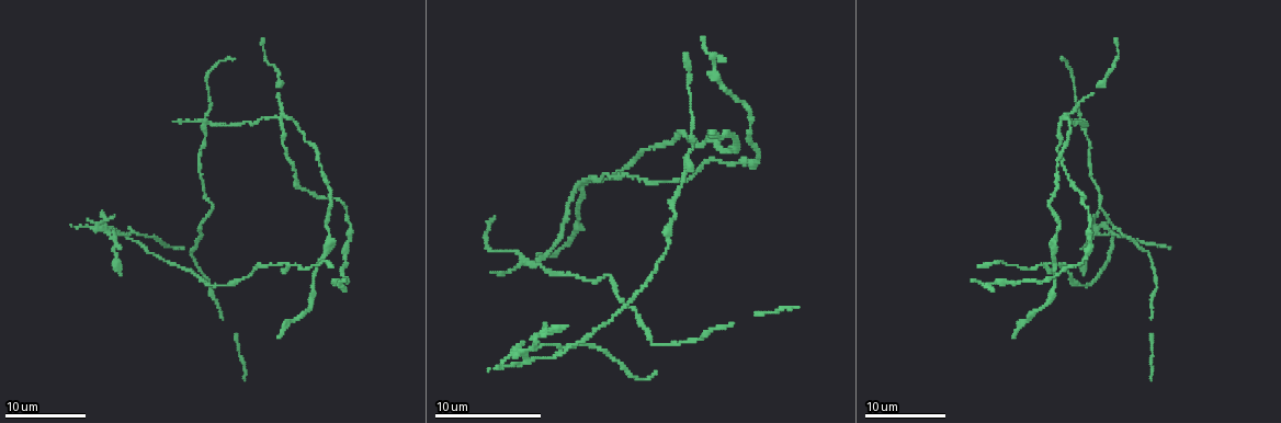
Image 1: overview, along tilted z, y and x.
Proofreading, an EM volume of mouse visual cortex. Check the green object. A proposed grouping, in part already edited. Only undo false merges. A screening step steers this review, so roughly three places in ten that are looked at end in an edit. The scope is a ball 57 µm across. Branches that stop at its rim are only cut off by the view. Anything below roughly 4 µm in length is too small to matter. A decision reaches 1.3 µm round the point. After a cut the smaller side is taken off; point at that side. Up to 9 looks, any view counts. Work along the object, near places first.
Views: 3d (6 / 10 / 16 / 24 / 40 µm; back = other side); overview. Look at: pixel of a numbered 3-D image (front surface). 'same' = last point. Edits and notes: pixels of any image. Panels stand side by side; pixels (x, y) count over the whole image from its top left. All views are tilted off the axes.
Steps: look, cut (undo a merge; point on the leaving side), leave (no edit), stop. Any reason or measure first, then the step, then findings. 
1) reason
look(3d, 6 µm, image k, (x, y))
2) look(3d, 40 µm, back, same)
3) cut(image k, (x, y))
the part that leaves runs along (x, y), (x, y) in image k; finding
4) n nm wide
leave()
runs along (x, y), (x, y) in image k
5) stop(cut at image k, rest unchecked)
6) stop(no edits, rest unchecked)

four-way junction
look(3d, 16 µm, image 1, (579, 186))

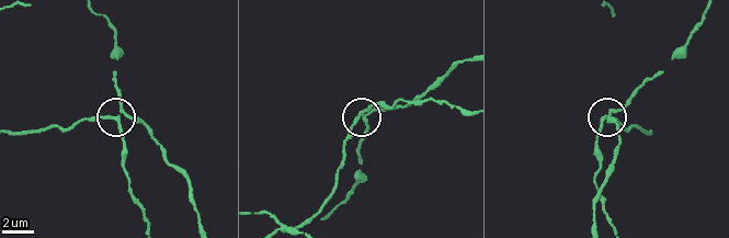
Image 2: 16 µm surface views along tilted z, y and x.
side arm 38 µm
cut(image 2, (144, 124))
the part that leaves runs along (126, 114), (145, 125), (166, 161), (183, 177), (198, 219) in image 2; two cells meet here

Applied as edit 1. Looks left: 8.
four or more arms meet
look(3d, 10 µm, image 1, (205, 124))

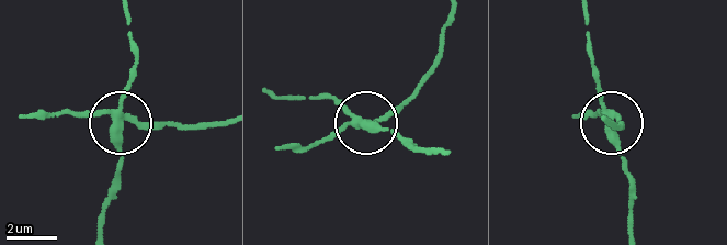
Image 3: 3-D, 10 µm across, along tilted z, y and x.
look(3d, 6 µm, image 3, (116, 123))

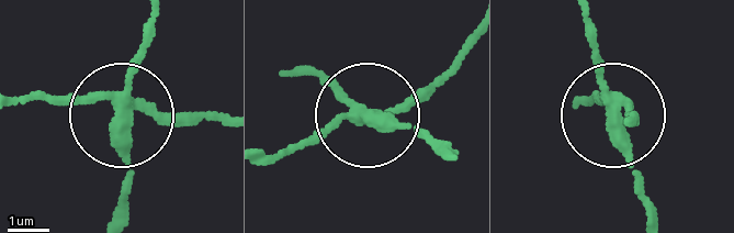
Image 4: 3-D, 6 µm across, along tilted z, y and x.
300 nm wide
cut(image 4, (143, 45))
a second cell is stuck on

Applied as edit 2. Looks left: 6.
look(overview)

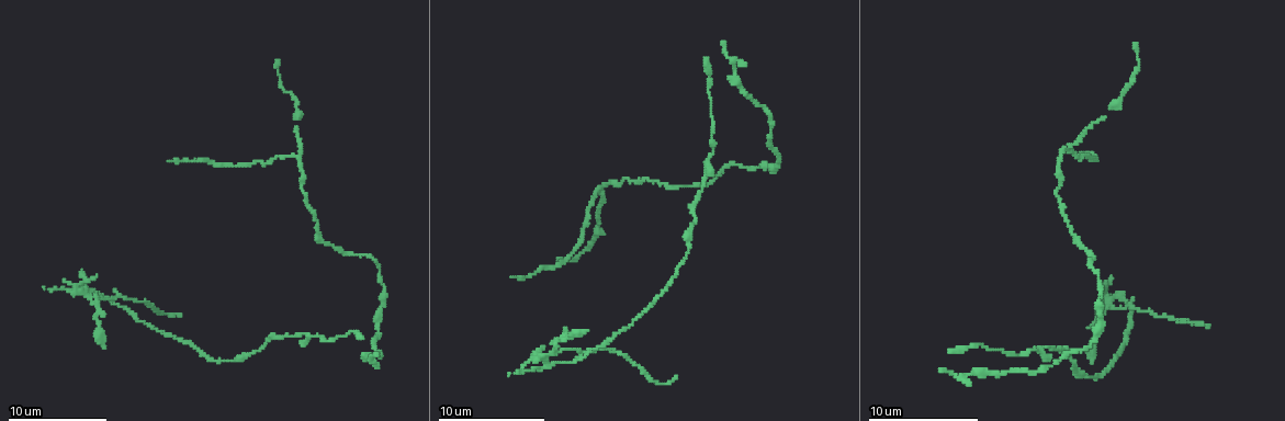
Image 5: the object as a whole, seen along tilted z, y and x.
side arm on a straight run
look(3d, 10 µm, image 5, (551, 354))

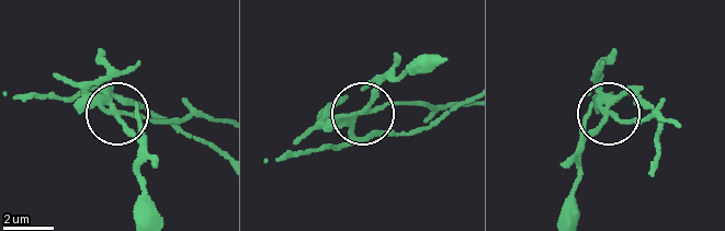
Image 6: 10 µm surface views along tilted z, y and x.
170 nm wide
cut(image 6, (105, 77))
the part that leaves runs along (109, 92), (116, 107), (156, 122), (194, 115), (217, 119) in image 6; two cells meet here

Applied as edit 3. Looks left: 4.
look(overview)

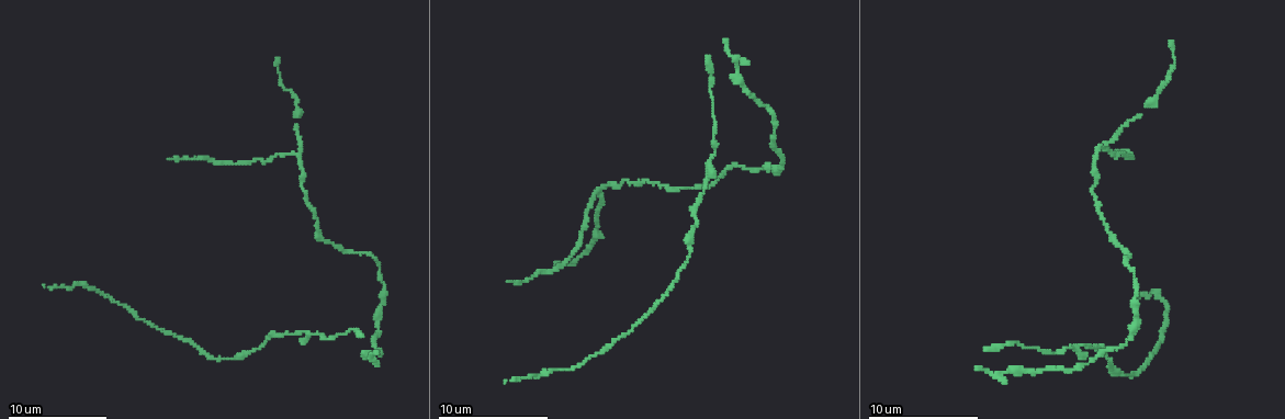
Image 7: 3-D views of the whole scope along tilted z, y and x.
thick turns thin
look(3d, 10 µm, image 7, (1109, 366))

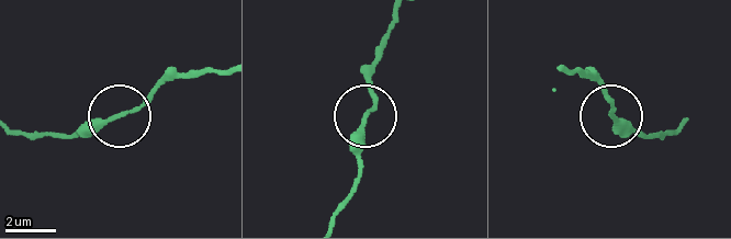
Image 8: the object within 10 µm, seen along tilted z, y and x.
leave()
runs along (397, 11), (374, 67), (359, 166) in image 8; continuous, no second cell

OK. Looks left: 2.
stop(cut at image 2, cut at image 4, cut at image 6, rest unchecked)

